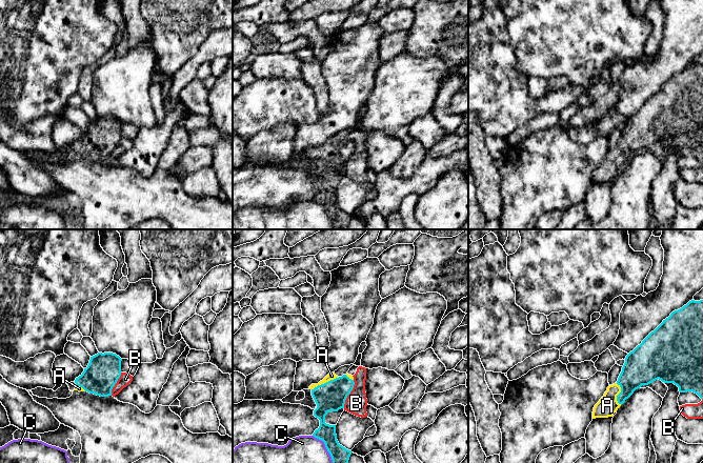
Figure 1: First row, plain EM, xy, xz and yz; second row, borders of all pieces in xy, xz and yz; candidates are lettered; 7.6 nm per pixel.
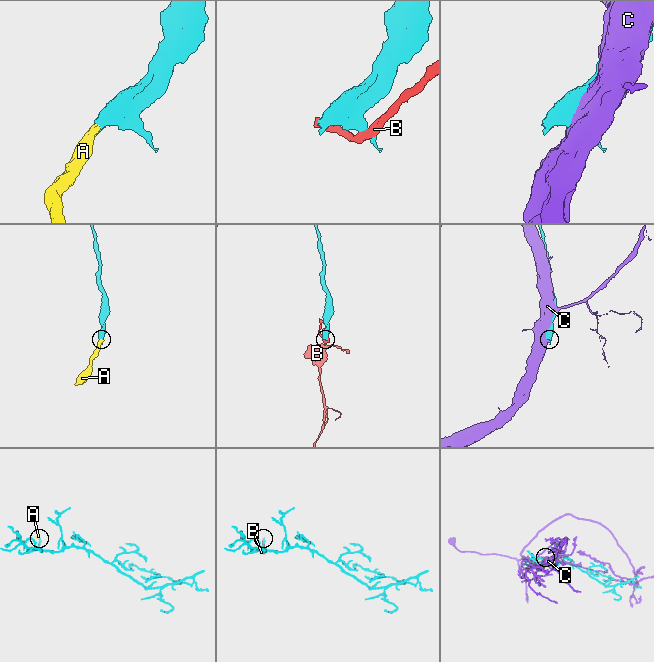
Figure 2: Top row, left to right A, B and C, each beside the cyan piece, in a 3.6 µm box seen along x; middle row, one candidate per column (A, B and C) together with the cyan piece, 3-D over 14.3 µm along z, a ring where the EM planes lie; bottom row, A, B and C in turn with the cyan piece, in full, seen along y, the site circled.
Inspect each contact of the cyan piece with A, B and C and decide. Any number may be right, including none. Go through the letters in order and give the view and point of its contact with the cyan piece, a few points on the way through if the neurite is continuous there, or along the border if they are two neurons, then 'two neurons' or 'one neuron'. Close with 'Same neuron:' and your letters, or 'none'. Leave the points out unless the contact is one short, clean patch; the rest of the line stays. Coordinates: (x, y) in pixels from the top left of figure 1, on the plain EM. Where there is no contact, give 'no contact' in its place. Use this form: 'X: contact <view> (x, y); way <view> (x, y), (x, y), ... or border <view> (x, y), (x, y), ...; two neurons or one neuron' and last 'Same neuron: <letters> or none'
A: contact xz (326, 146); way xz (329, 161), (326, 146), (332, 140); one neuron
B: contact xz (349, 157); two neurons
C: contact xz (326, 213); two neurons
Same neuron: A

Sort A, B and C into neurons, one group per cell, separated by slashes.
A / B / C

